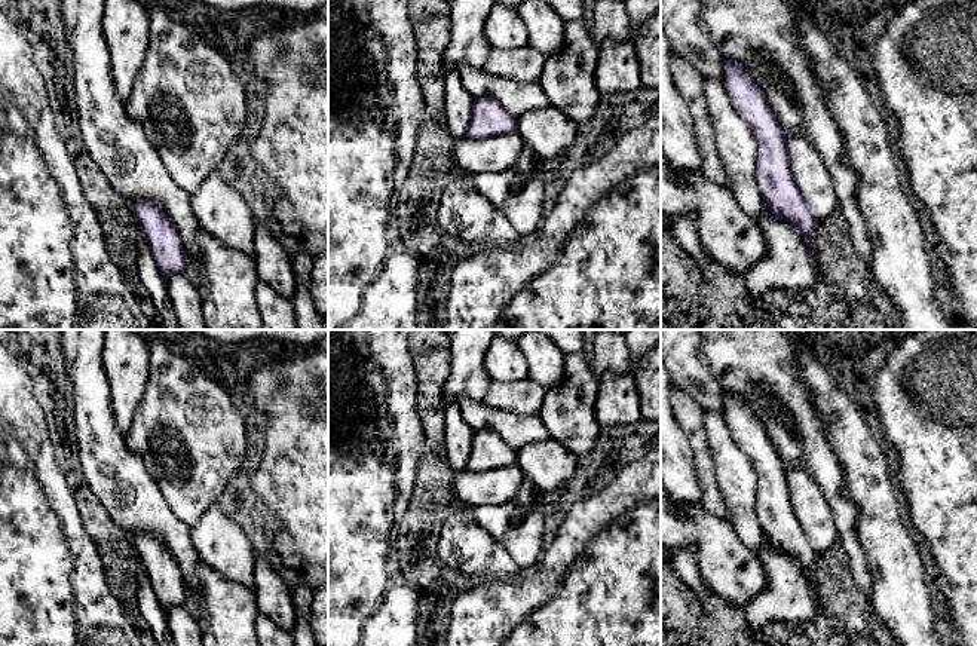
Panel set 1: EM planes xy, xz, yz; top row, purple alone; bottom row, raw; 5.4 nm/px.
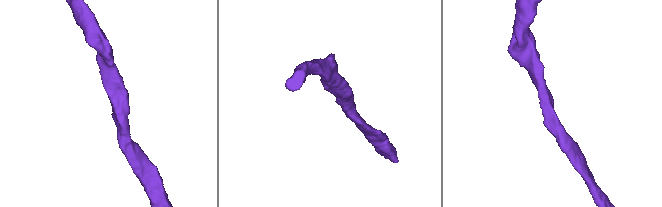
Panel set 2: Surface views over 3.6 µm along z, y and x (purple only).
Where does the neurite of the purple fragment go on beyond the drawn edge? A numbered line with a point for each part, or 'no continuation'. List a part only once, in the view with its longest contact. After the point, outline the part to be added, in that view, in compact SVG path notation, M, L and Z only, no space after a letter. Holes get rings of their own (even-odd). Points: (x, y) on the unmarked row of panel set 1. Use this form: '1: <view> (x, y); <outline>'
no continuation

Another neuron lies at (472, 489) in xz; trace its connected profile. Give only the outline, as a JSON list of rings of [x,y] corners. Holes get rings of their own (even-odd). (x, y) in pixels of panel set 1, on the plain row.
[[[517,463],[483,472],[465,468],[456,471],[453,490],[462,506],[500,505],[517,496],[523,480],[524,474]]]

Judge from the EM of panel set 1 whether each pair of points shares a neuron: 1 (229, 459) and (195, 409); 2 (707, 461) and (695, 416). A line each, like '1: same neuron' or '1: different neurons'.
1: same neuron
2: same neuron

